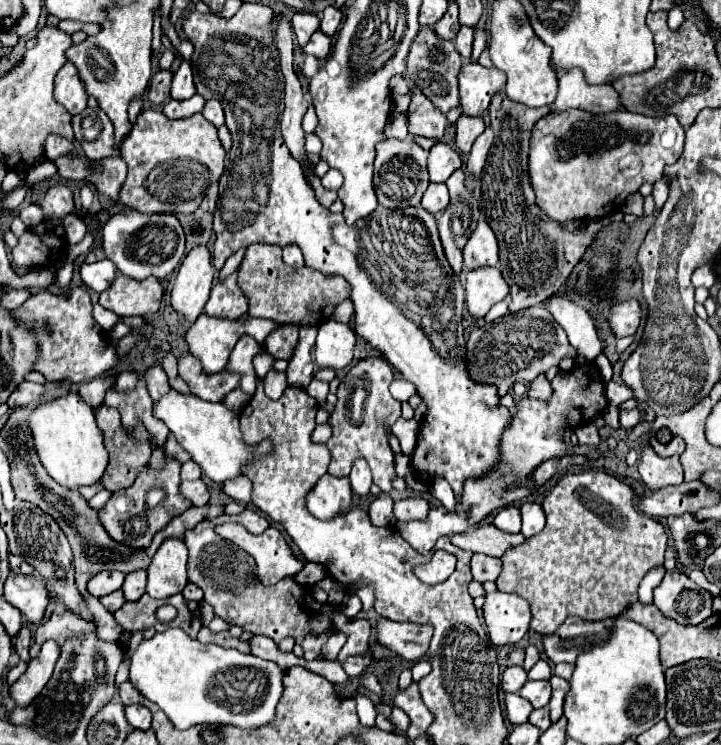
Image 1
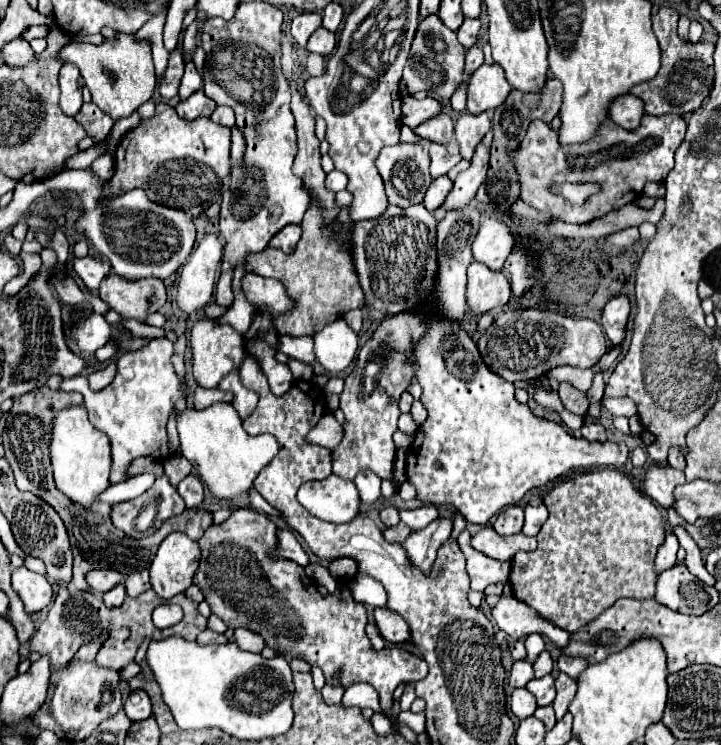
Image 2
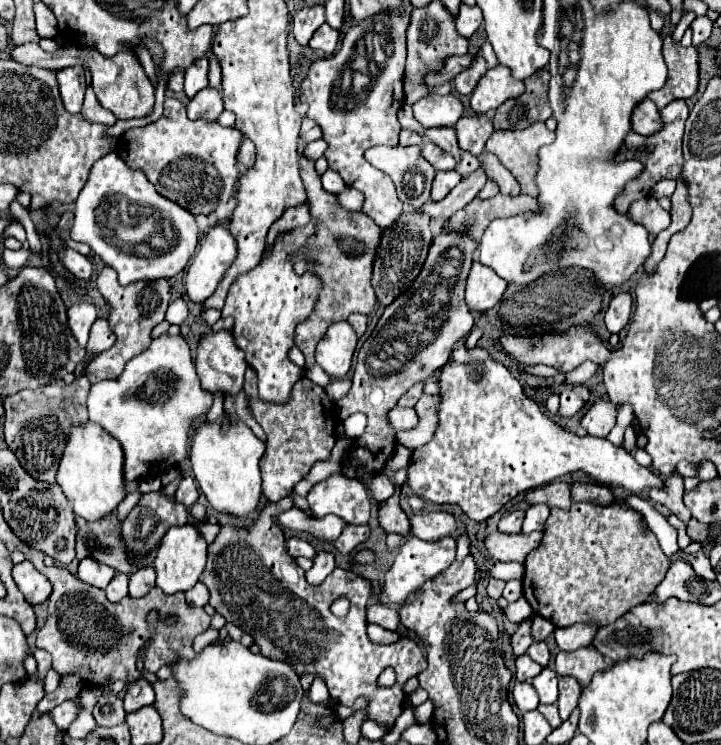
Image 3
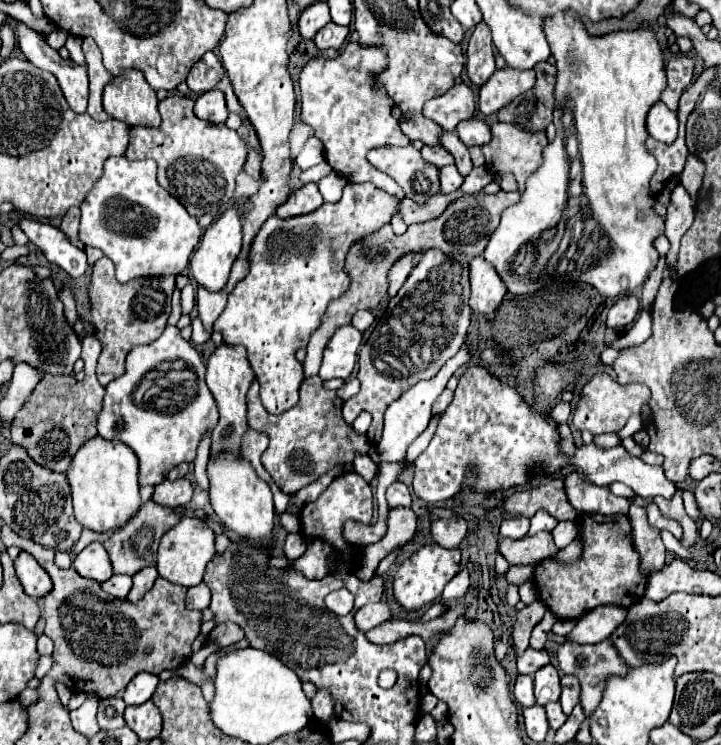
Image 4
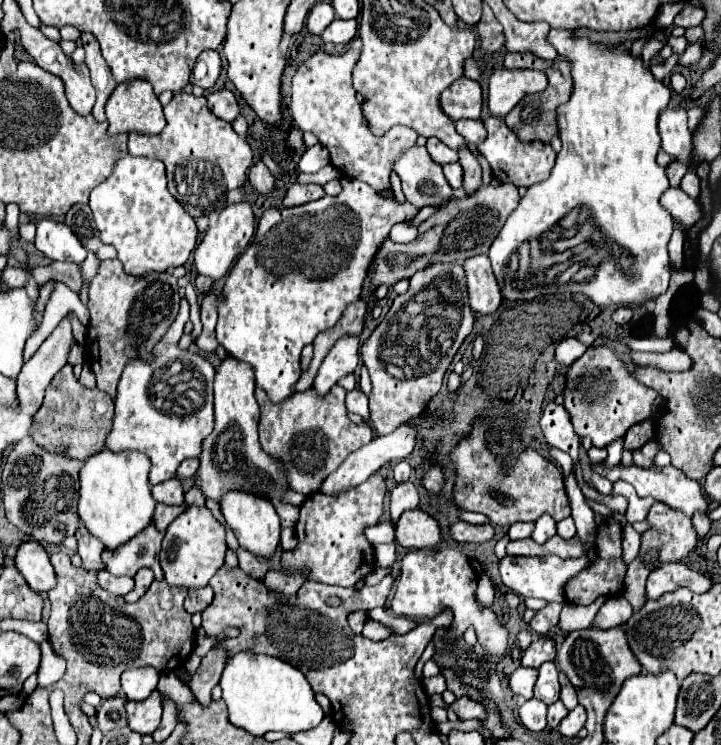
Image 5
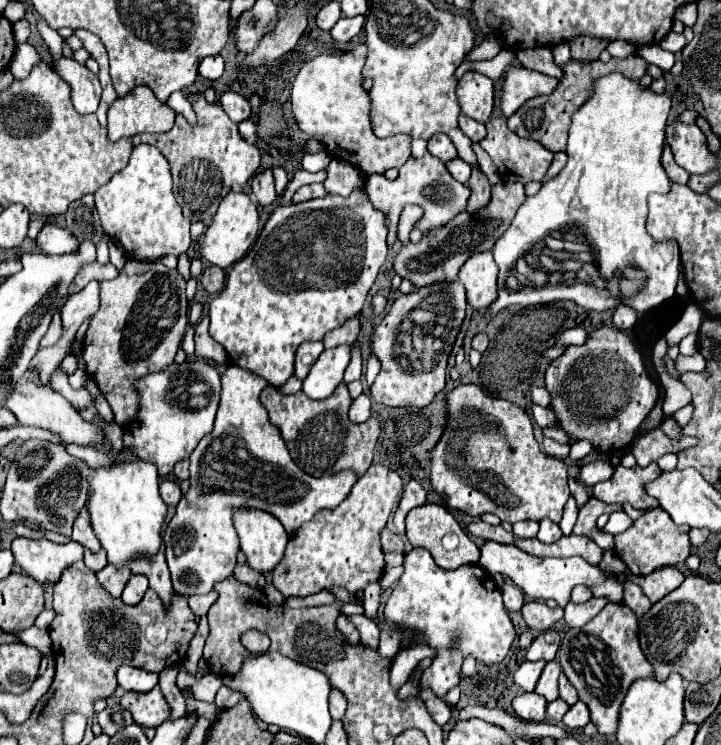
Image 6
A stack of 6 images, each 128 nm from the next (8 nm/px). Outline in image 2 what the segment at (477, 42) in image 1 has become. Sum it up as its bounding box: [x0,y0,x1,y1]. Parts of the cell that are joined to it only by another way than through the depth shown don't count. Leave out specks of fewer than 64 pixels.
[464,46,484,78]

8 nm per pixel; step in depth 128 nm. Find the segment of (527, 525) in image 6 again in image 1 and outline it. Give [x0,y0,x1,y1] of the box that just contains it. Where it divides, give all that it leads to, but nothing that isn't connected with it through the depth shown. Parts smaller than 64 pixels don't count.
[494,506,520,534]

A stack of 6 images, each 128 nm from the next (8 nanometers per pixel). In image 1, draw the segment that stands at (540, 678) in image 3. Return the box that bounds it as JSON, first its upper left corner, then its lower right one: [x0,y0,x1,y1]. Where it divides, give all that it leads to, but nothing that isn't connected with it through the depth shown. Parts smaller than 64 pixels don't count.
[520,680,552,708]

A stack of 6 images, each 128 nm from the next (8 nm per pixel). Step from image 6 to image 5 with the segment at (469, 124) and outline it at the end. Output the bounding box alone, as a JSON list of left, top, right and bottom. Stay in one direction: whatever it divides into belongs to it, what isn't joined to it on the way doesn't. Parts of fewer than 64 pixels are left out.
[456,120,486,144]

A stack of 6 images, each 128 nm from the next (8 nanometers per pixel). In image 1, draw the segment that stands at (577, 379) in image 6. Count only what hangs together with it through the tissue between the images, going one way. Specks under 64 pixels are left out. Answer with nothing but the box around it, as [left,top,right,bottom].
[576,422,600,446]

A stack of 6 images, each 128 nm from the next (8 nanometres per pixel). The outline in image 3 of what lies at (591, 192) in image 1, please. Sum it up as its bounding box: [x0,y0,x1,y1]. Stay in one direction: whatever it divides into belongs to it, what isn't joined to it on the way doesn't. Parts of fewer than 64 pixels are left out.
[486,100,688,212]

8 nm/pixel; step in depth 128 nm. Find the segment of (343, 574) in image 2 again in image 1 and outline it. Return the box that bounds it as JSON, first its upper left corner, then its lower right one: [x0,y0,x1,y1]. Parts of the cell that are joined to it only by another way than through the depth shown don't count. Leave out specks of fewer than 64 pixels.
[296,562,328,586]

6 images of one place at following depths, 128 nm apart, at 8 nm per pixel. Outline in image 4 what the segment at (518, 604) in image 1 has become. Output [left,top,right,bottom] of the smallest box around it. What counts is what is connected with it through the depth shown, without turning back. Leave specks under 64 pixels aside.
[518,572,628,644]

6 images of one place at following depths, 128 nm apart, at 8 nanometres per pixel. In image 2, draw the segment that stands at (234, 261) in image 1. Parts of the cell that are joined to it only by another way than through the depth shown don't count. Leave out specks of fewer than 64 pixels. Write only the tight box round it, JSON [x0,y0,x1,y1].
[214,274,234,308]

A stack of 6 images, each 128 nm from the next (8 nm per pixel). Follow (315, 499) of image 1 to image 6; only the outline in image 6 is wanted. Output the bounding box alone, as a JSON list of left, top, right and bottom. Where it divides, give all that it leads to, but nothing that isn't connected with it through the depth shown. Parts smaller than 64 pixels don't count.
[272,464,402,596]

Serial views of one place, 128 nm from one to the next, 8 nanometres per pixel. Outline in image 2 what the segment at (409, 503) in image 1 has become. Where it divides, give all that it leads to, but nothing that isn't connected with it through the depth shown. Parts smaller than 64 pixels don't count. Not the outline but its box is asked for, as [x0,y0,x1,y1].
[400,506,438,532]

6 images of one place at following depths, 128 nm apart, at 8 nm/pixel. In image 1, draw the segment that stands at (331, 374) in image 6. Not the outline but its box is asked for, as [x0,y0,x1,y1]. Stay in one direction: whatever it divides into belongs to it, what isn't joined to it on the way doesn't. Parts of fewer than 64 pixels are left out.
[314,320,356,370]

